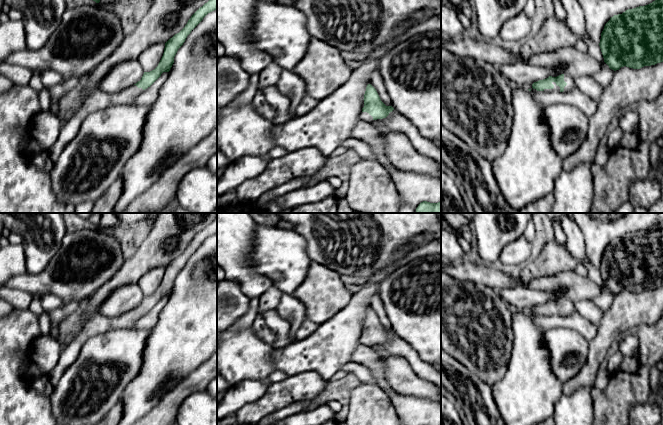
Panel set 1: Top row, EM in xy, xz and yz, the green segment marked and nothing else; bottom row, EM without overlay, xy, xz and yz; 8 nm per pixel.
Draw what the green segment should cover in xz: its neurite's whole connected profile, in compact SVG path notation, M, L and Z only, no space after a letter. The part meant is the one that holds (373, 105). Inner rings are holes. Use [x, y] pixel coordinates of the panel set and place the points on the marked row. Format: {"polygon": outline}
{"polygon": "M368 84L364 94L364 104L359 115L360 121L373 121L386 118L394 110L392 106L386 106L380 99L376 89Z"}

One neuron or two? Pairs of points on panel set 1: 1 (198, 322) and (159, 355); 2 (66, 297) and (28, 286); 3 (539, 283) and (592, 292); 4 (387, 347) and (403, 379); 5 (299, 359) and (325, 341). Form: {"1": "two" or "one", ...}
{"1": "one", "2": "one", "3": "one", "4": "two", "5": "one"}

